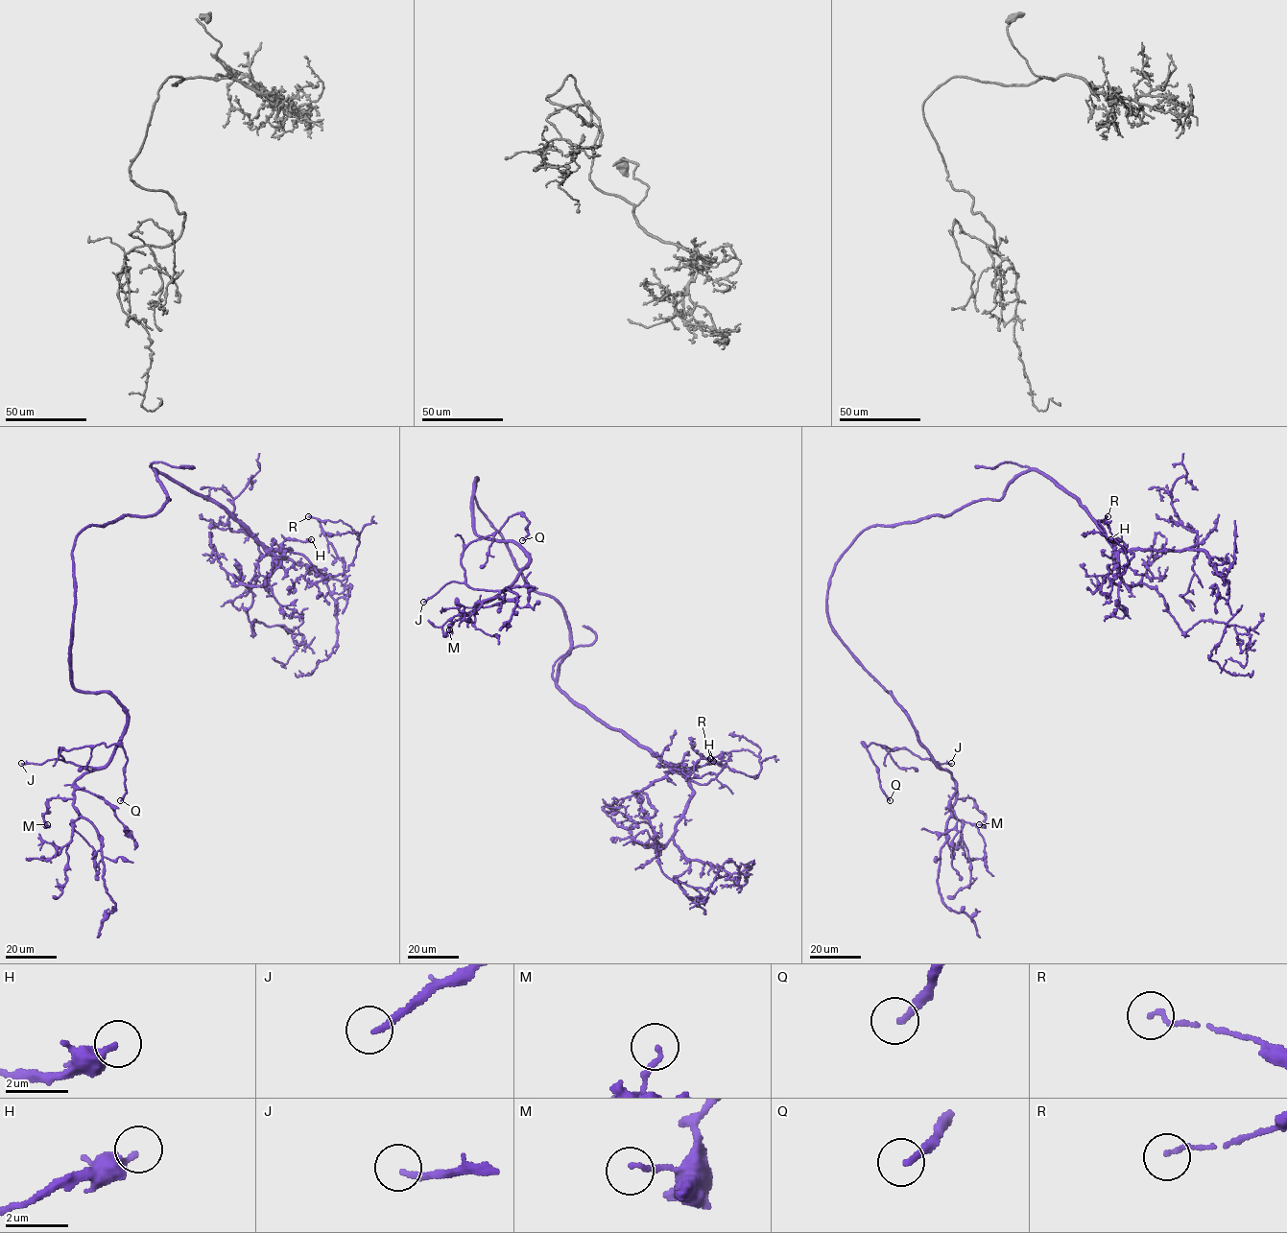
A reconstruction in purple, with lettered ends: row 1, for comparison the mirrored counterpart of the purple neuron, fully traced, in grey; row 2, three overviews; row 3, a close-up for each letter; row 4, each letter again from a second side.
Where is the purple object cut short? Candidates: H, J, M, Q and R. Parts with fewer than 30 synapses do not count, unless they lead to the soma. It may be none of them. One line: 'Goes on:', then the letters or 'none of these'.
Goes on: J, Q

